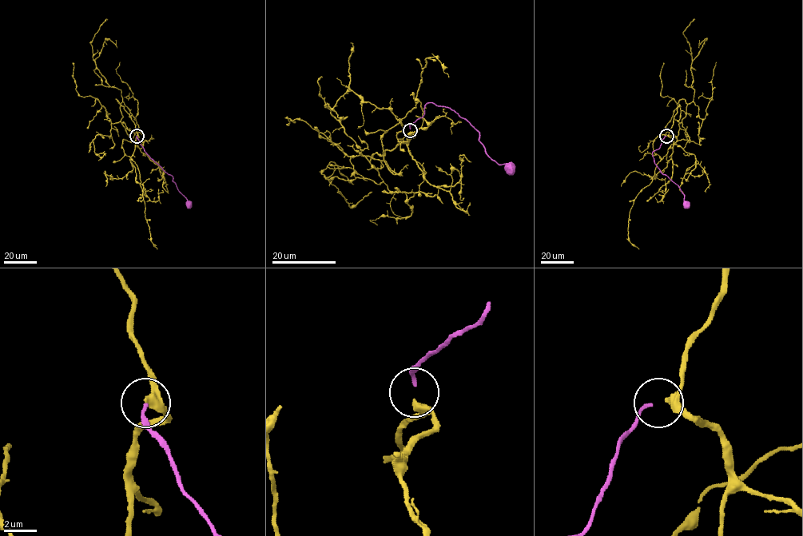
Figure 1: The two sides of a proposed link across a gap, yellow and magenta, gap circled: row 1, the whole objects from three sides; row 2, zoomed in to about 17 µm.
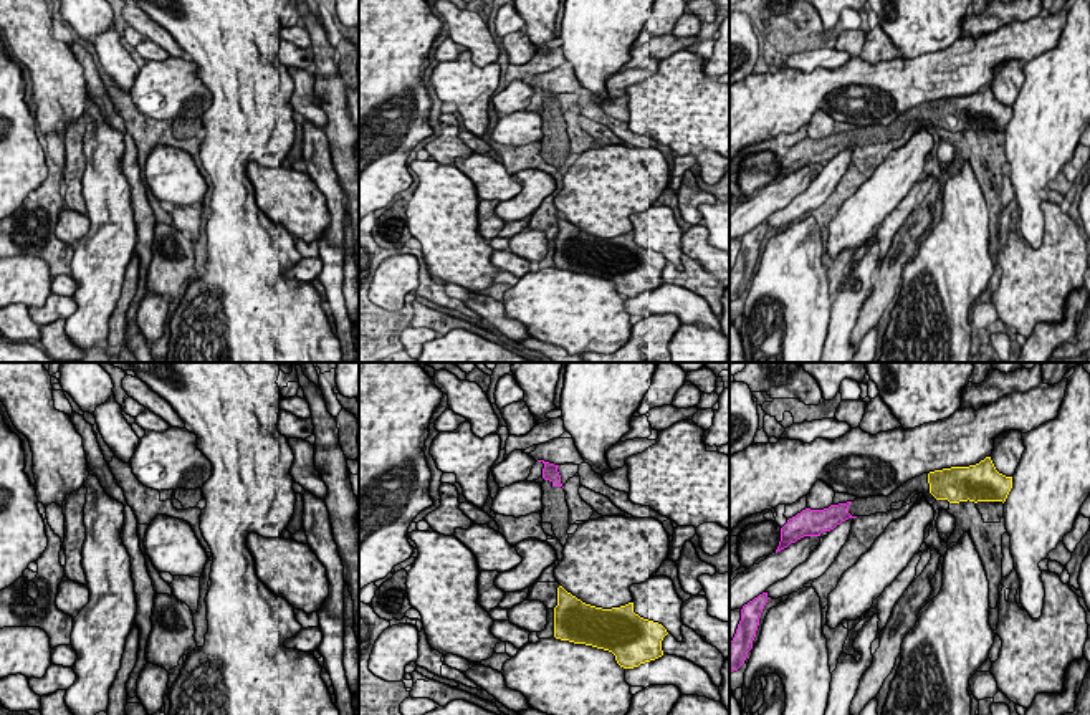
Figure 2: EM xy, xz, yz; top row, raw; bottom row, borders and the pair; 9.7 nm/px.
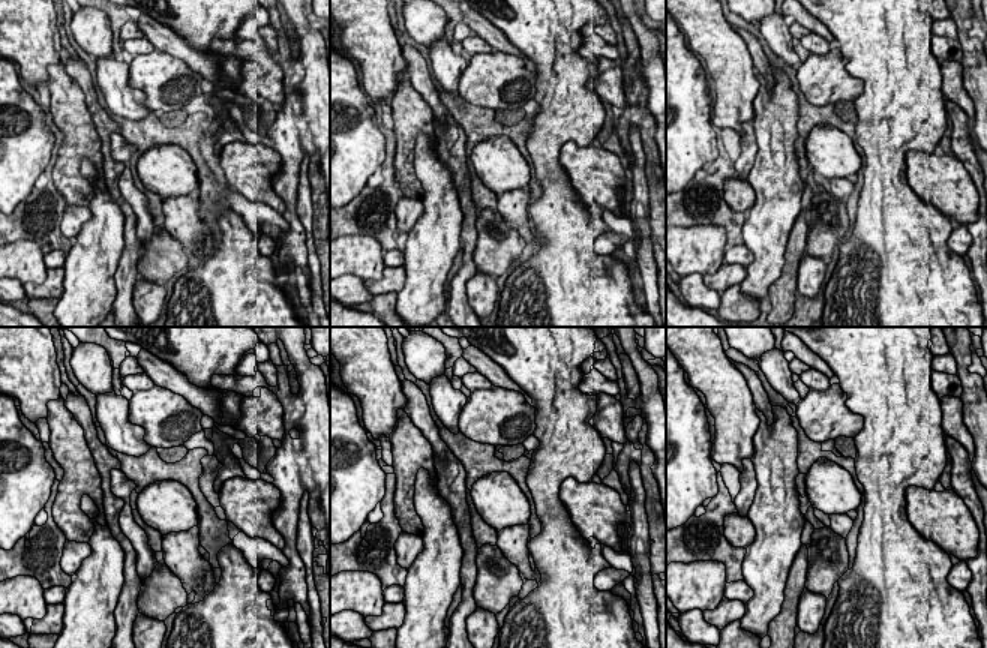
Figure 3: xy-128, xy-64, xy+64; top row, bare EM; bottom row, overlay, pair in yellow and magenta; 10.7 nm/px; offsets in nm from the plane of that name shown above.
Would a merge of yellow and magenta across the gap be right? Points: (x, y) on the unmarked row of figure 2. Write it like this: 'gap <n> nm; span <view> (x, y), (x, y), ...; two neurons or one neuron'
gap 750 nm; span yz (930, 121), (855, 146); one neuron

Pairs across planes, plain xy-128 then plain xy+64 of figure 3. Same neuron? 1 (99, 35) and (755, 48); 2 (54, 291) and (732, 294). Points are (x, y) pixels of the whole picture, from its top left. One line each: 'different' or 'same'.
1: different
2: different

